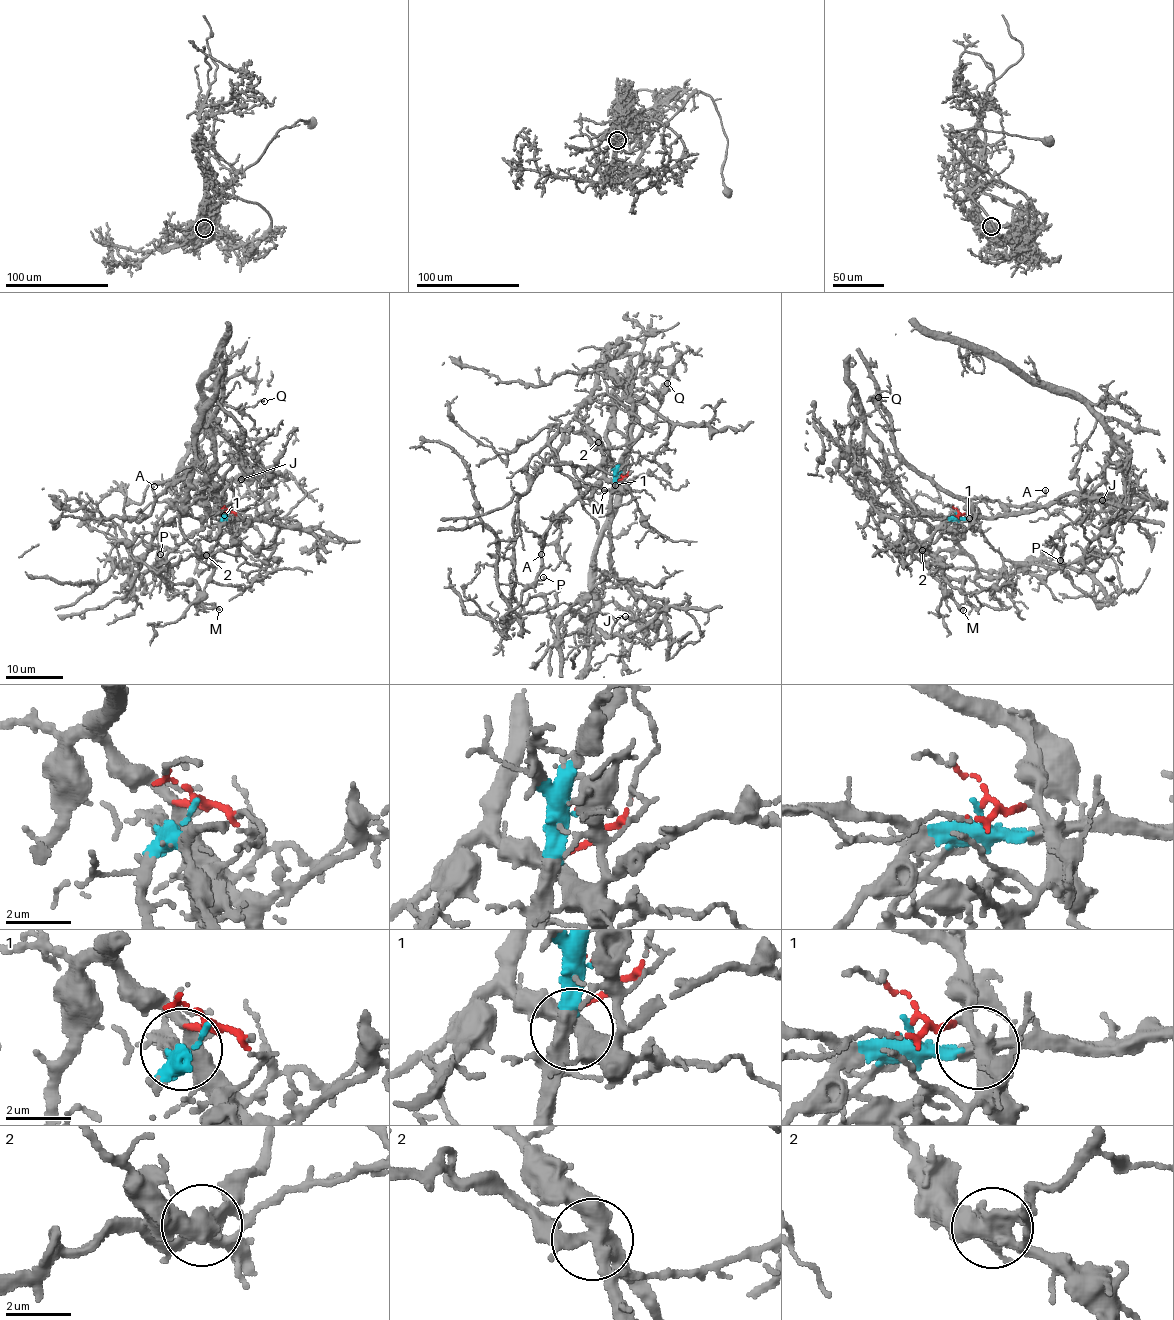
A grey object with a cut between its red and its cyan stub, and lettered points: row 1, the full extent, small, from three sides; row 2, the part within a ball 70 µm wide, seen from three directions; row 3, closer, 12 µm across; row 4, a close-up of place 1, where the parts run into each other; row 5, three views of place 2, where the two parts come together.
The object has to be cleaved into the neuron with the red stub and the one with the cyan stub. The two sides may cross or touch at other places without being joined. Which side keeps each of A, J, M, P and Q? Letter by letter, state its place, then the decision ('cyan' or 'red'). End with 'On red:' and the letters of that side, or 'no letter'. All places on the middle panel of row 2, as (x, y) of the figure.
A: at (541, 554); red
J: at (625, 616); cyan
M: at (604, 490); cyan
P: at (543, 577); red
Q: at (667, 383); red
On red: A, P, Q

